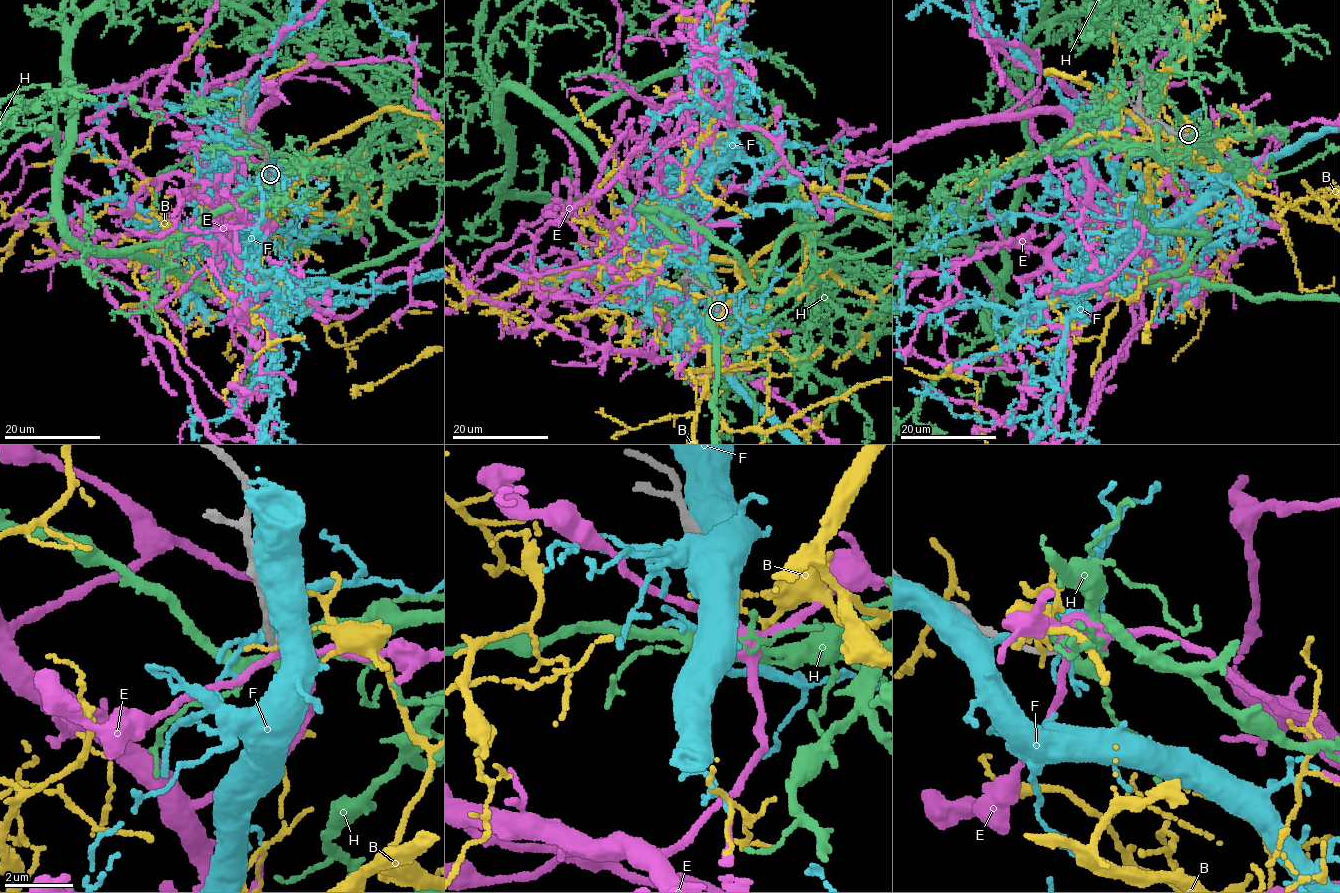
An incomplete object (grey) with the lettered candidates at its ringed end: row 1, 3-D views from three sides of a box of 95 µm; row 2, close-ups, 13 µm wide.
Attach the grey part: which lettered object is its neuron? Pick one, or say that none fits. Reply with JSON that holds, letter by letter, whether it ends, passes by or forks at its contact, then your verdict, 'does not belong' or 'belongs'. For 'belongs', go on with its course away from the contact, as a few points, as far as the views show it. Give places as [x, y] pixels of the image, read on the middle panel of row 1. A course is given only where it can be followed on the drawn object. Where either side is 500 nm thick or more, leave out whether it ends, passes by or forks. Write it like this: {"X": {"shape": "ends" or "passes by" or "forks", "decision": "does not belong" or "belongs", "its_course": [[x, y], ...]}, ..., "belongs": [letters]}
{"B": {"shape": "ends", "decision": "does not belong"}, "E": {"shape": "passes by", "decision": "does not belong"}, "F": {"shape": "forks", "decision": "does not belong"}, "H": {"shape": "ends", "decision": "does not belong"}, "belongs": []}

